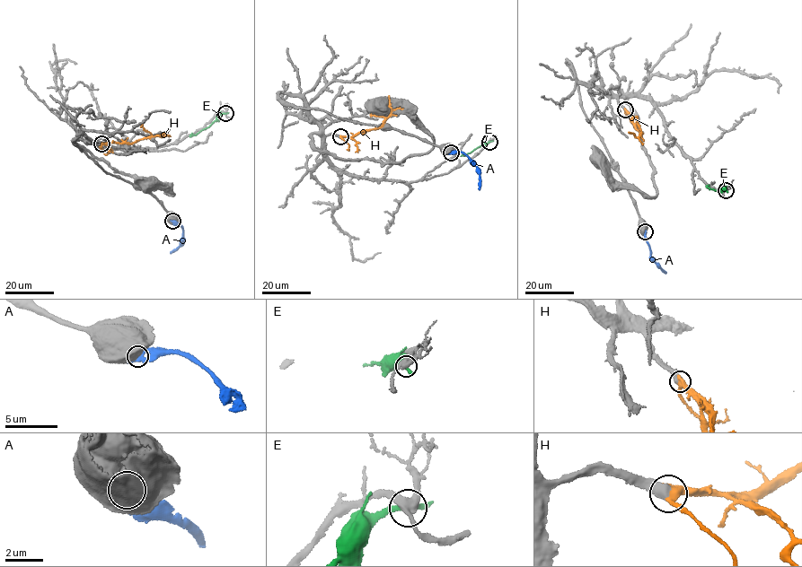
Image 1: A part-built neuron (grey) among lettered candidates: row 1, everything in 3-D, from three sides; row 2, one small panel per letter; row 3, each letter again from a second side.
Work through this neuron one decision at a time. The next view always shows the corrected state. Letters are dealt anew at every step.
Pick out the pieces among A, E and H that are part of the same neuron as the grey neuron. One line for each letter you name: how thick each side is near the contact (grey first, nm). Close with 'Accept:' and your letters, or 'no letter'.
H: 600 nm thick on the grey side, 440 nm on the other
Accept: H

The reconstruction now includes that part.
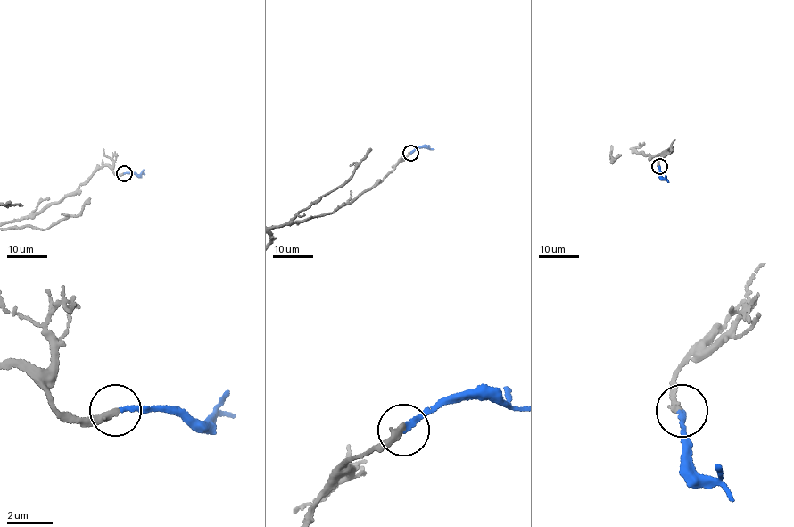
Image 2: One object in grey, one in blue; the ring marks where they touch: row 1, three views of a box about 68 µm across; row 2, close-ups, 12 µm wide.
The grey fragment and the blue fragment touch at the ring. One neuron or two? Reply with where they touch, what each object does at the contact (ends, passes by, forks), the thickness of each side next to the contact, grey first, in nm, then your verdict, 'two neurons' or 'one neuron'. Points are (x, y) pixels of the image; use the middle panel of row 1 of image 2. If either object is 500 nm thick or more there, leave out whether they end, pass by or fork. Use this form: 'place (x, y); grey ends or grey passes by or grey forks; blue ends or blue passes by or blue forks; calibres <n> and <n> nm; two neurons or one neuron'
place (410, 153); grey ends; blue ends; calibres 320 and 190 nm; one neuron

